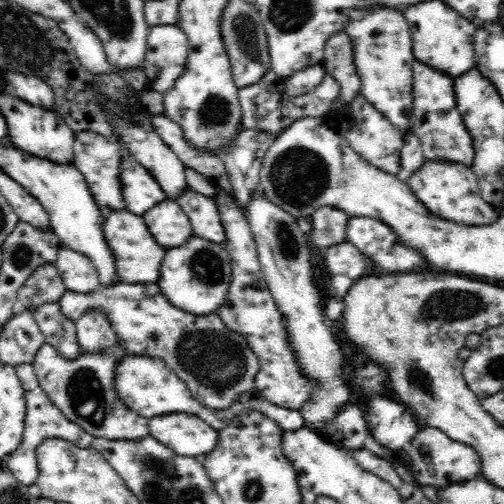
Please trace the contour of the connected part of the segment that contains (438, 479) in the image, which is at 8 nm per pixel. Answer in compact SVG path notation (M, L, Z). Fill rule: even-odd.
M422 428L408 444L409 479L436 490L480 476L480 455L472 447L456 442L436 428Z

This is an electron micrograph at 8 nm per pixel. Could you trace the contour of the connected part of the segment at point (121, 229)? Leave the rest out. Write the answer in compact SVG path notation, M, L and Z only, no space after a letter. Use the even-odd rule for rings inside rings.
M100 205L102 213L102 231L108 247L114 255L114 271L120 277L122 283L126 284L154 284L159 278L159 270L167 251L162 248L152 233L148 230L147 224L142 216L132 213L126 209L110 208Z

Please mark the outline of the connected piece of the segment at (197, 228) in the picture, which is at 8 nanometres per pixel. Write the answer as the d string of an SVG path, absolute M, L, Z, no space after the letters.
M188 188L182 196L177 198L177 203L188 215L196 237L216 244L225 242L224 226L213 197L202 196Z

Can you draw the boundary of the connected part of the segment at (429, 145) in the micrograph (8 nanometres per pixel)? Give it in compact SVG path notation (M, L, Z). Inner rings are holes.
M415 59L413 64L411 131L420 139L427 160L454 162L471 166L474 158L473 140L457 109L453 77L430 68Z

